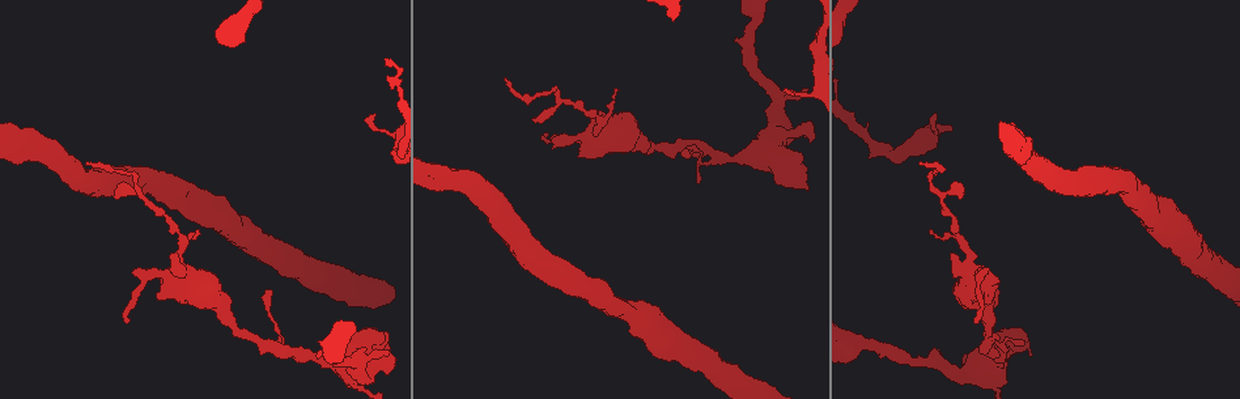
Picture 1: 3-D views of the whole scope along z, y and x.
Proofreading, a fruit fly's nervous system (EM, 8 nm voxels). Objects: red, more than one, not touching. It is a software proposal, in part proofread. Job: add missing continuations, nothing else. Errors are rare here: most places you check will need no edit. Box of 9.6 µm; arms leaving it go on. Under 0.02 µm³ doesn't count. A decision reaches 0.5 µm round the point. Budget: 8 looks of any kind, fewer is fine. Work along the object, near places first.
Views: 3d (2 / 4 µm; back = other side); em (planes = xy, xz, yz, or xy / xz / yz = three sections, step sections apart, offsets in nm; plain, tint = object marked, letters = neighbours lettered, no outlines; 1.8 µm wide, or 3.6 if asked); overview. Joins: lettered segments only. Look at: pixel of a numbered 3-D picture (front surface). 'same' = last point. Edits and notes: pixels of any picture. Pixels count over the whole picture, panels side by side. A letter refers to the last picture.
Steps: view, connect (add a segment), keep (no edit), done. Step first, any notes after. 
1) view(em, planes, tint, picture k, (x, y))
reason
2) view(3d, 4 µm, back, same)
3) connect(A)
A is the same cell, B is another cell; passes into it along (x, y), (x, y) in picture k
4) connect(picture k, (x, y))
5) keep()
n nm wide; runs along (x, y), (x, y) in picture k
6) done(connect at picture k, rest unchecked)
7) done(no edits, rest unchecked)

view(3d, 2 µm, picture 1, (86, 161))
tapers out

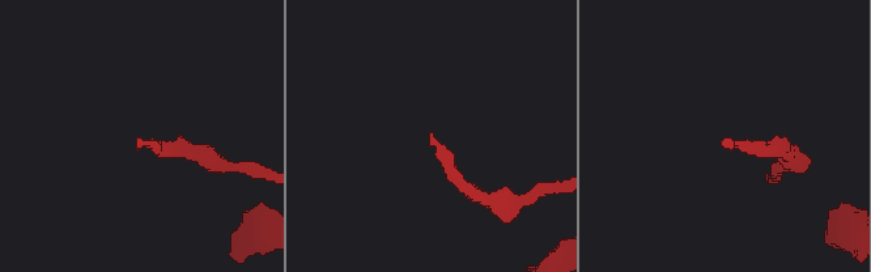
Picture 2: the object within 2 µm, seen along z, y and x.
view(em, xy, step 16, letters, picture 2, (138, 139))

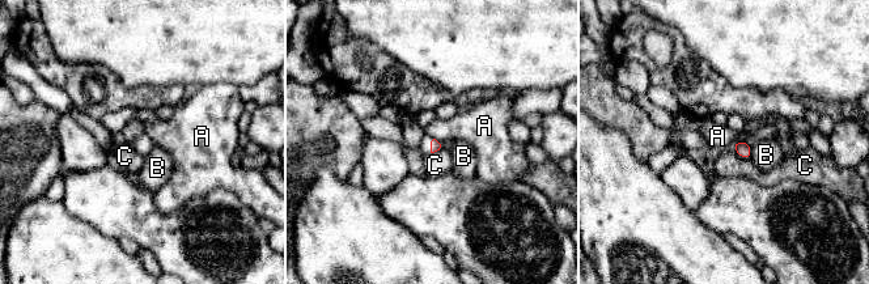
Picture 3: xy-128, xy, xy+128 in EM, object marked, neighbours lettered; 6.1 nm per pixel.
view(em, xz, step 8, letters, same)

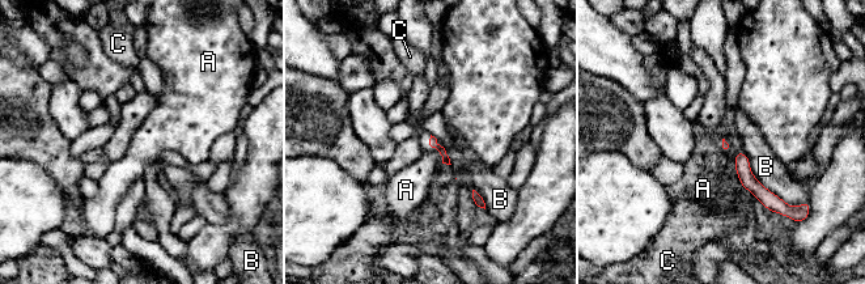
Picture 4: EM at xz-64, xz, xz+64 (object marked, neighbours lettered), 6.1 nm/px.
keep()
60 nm wide; A, B and C are other cells; border along (437, 151), (442, 162) in picture 4; no lettered segment goes on from it

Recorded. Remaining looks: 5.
view(em, planes, tint, picture 1, (698, 182))
branch stops here

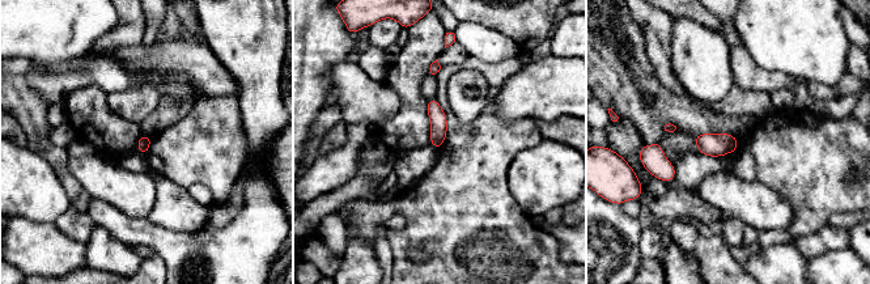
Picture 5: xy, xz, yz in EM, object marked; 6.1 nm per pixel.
view(em, planes, letters, same)

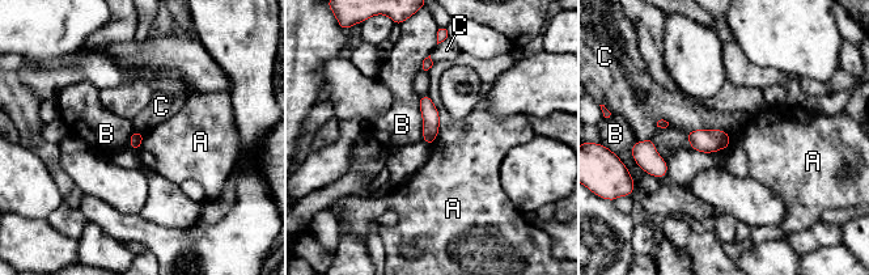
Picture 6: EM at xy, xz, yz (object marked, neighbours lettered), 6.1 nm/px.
keep()
A, B and C are other cells; border along (428, 94), (439, 114), (432, 144) in picture 6; no lettered segment goes on from it

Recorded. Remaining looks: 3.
view(em, planes, tint, picture 1, (367, 368))
sharp bend

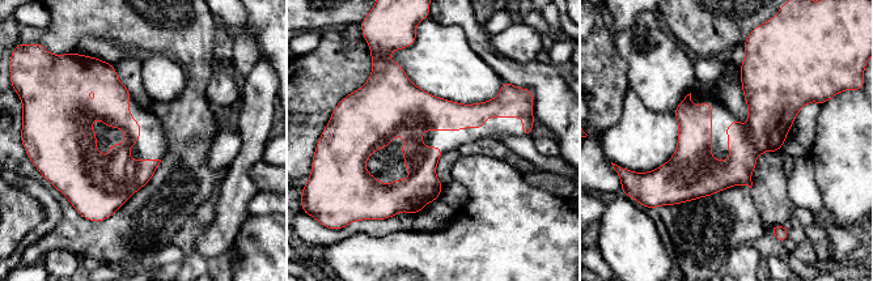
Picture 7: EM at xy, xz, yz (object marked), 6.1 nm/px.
view(em, planes, letters, same)
what lies round it

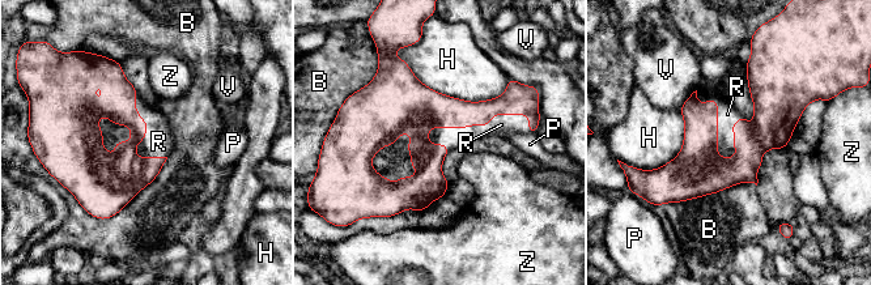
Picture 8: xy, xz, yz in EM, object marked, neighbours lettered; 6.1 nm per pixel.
connect(R)
H touches over 650 nm; R is the same cell, B, H, P, V and Z are other cells; passes into it along (699, 152), (717, 117), (727, 114) in picture 8; the neuron continues

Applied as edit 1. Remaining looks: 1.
done(connect at picture 8, rest unchecked)

